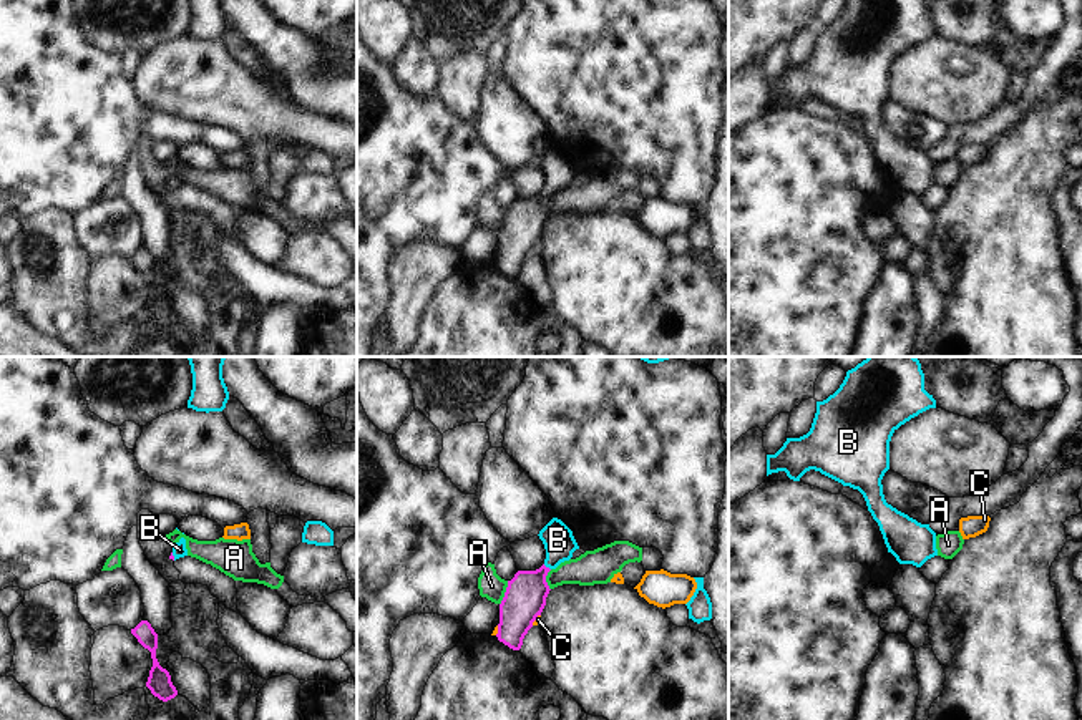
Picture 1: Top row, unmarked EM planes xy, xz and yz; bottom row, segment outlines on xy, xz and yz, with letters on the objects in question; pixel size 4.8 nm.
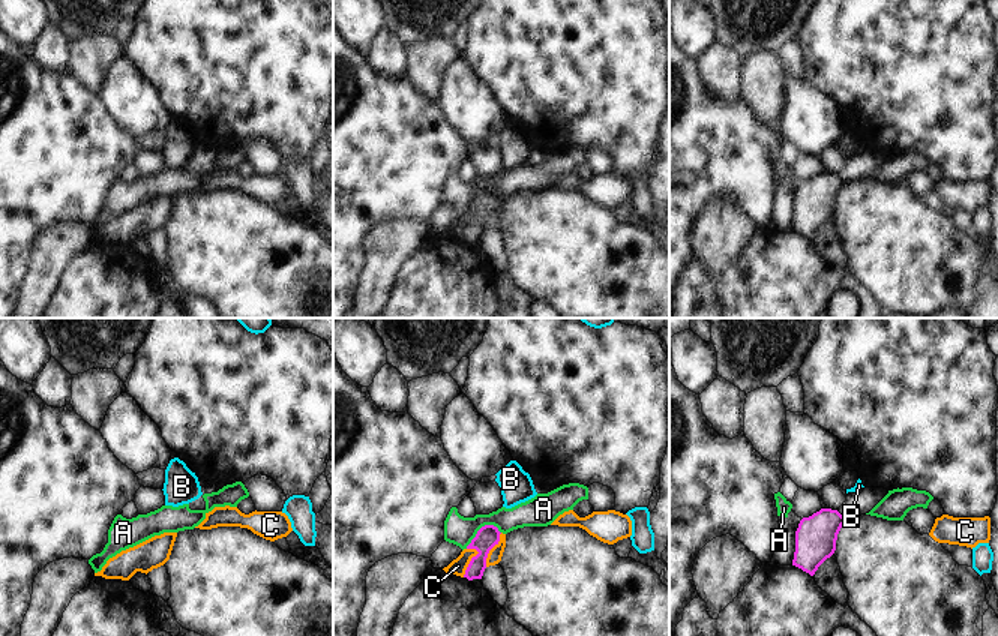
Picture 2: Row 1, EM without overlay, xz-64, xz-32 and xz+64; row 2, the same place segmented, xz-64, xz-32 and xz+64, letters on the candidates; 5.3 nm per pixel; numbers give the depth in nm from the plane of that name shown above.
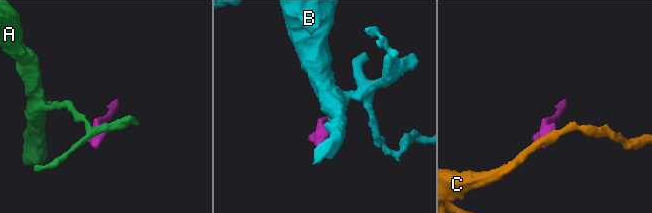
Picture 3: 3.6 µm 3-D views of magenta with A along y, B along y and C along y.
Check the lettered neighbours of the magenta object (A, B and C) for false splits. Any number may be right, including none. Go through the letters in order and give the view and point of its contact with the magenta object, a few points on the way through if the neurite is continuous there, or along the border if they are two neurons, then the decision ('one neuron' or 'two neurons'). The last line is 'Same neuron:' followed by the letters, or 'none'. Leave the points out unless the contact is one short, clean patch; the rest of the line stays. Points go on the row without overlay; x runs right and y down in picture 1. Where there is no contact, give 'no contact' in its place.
A: xz (505, 221) | along xz (508, 209), (500, 233) | two neurons
B: xz (545, 194) | across xz (525, 226), (545, 194), (555, 184), (558, 168) | one neuron
C: xz (535, 248) | along xz (540, 243), (531, 252) | two neurons
Same neuron: B

